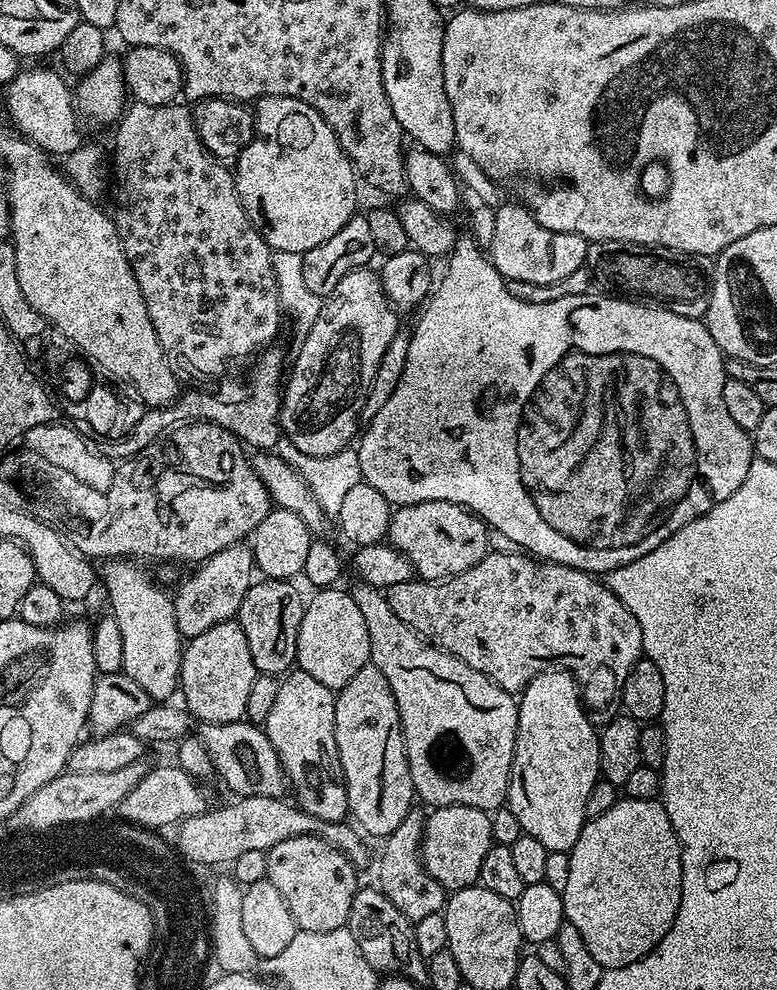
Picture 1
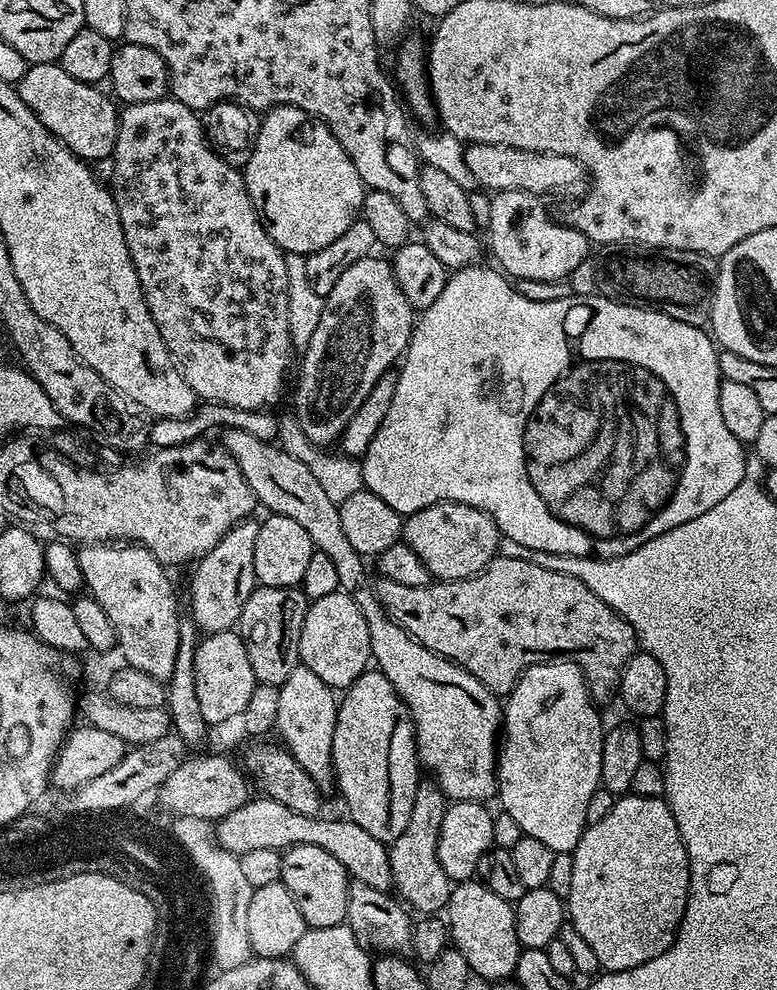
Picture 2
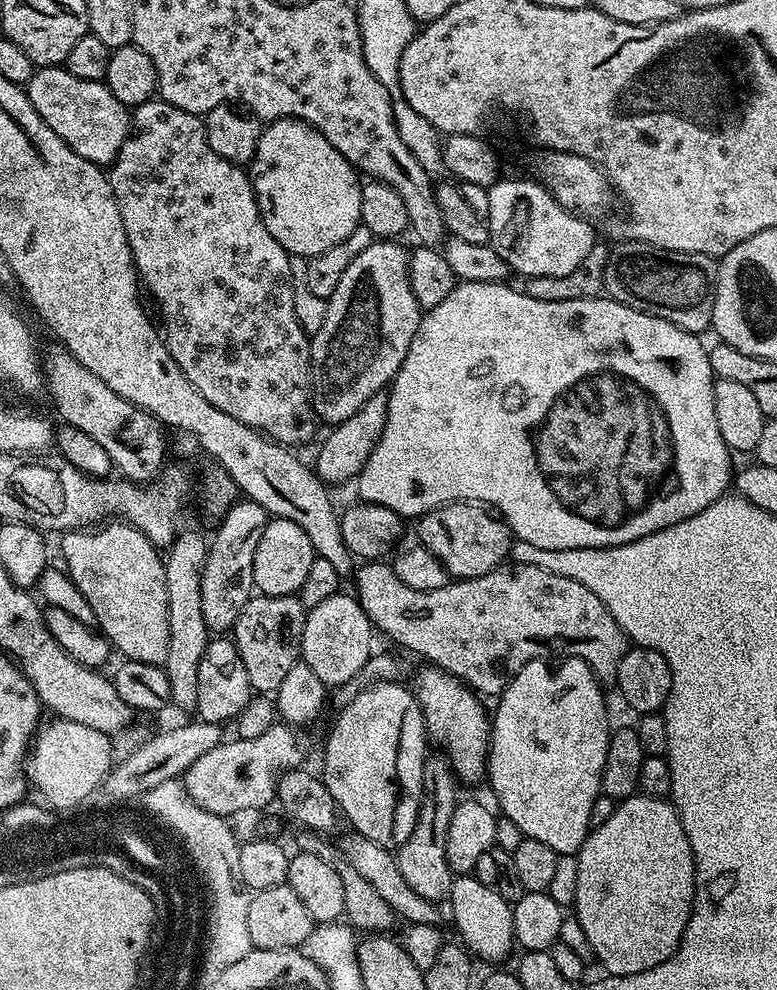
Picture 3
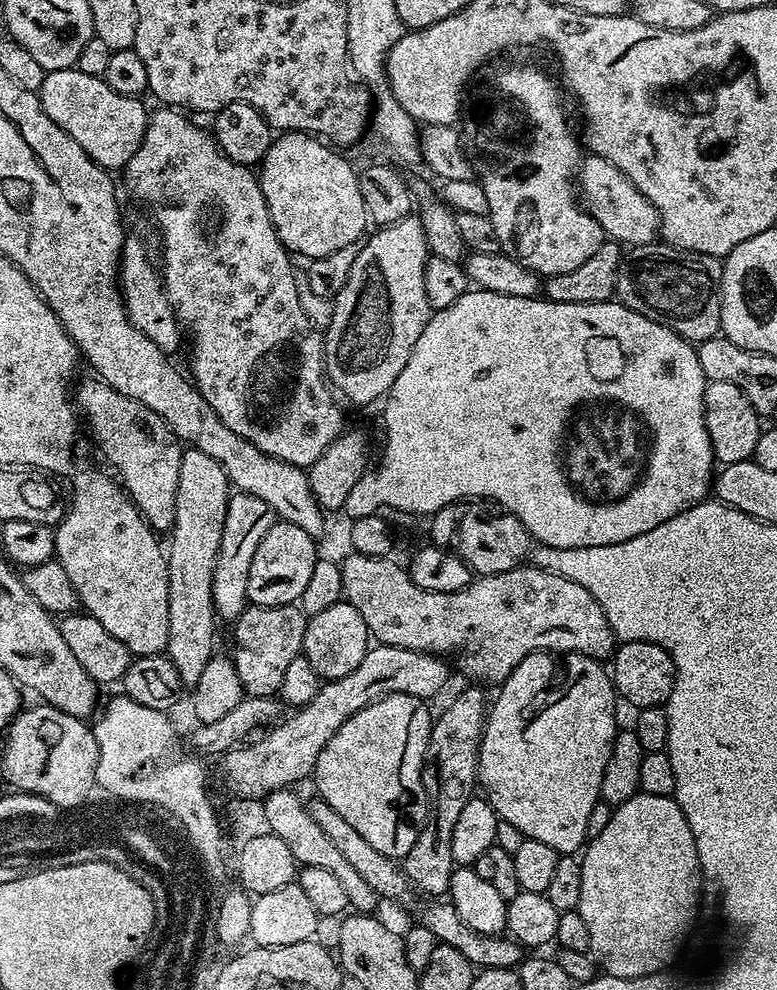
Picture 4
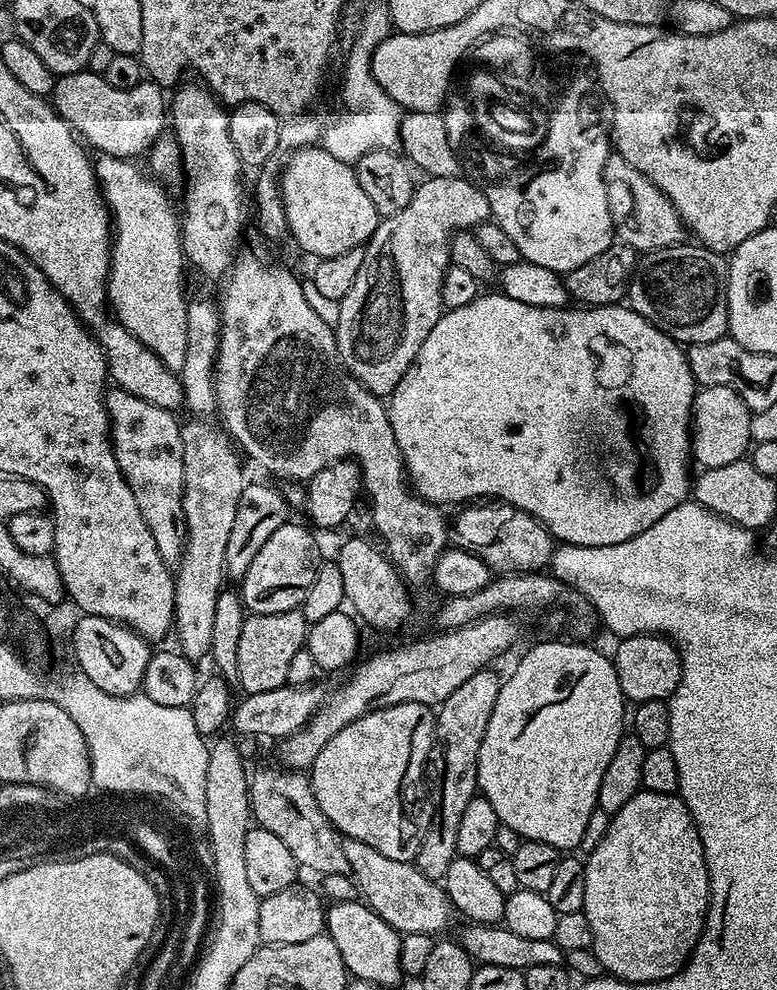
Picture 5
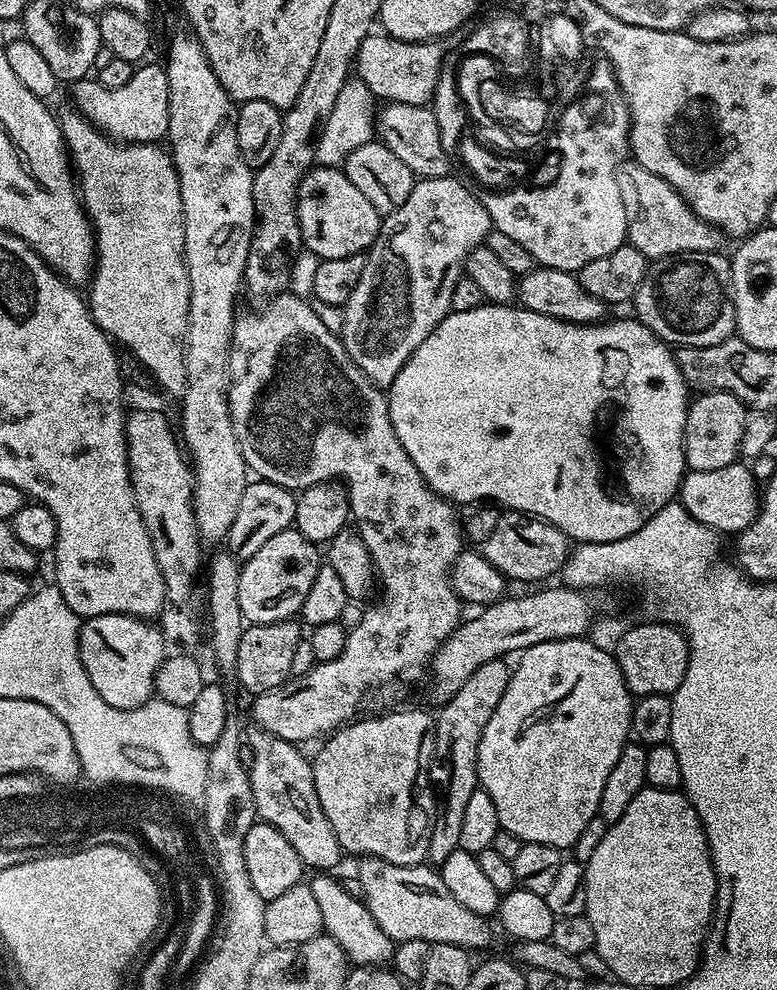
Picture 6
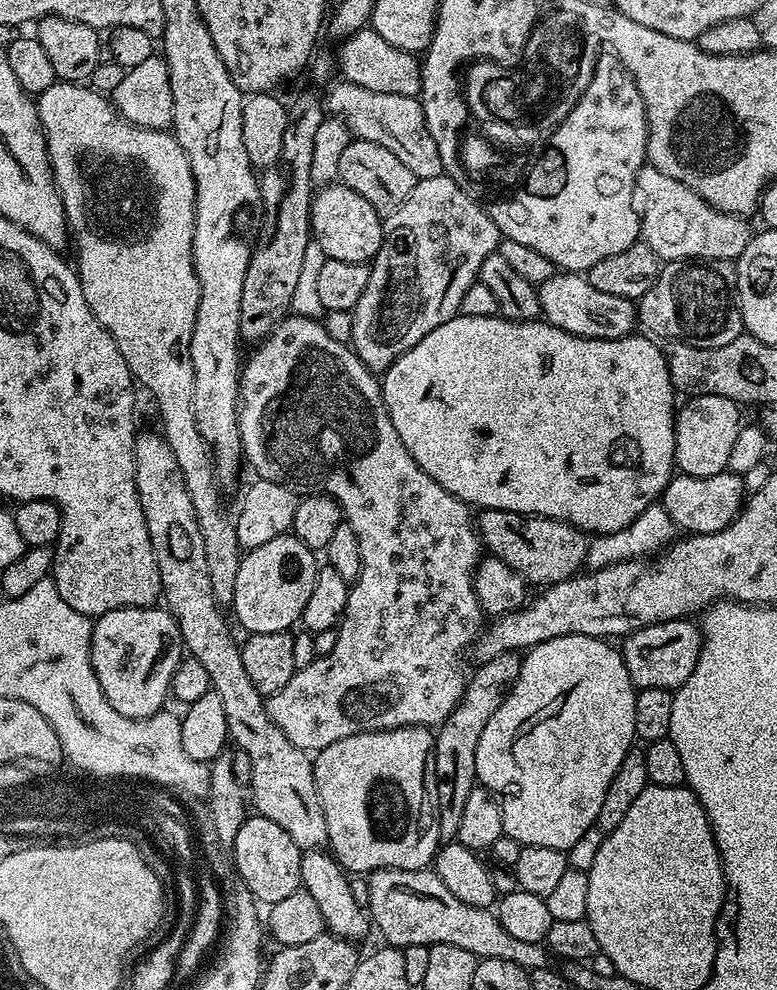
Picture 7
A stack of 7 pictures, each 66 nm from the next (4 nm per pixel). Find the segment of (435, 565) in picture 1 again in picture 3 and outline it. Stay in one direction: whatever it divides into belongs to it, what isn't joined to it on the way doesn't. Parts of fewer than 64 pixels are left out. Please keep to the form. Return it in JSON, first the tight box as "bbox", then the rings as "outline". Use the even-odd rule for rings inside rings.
{"bbox":[416,502,514,580],"outline":[[[475,502],[444,504],[419,517],[417,524],[420,524],[416,528],[420,535],[417,536],[418,543],[430,550],[430,554],[434,554],[442,566],[446,566],[449,577],[452,578],[469,580],[499,568],[509,559],[508,551],[514,545],[512,531],[503,519]]]}

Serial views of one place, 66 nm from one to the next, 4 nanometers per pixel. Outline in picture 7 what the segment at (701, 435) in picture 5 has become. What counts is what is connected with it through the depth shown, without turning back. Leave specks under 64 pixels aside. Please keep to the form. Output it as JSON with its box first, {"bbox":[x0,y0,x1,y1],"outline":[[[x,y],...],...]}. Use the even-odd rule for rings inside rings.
{"bbox":[674,396,742,476],"outline":[[[694,396],[683,401],[676,409],[676,429],[674,430],[675,467],[686,476],[709,476],[725,471],[730,458],[730,450],[734,446],[734,438],[738,438],[738,430],[742,427],[740,420],[741,405],[725,396]]]}

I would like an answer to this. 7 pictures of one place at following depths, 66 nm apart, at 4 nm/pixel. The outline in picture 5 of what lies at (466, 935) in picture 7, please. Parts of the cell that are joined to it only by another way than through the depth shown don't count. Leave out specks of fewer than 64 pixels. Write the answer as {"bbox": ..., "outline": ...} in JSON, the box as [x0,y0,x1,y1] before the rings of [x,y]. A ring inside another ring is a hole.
{"bbox":[342,838,454,934],"outline":[[[347,838],[342,839],[342,850],[346,854],[346,862],[350,862],[350,875],[363,903],[373,908],[394,931],[401,934],[440,934],[436,932],[442,931],[448,919],[454,916],[454,909],[448,903],[448,893],[437,881],[426,878],[415,863],[386,858],[386,854],[374,850],[374,846]]]}

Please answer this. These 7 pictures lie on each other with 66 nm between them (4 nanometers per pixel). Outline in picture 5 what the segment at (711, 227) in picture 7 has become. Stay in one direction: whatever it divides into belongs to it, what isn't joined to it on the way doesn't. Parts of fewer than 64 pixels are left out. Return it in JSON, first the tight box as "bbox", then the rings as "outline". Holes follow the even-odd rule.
{"bbox":[604,154,686,254],"outline":[[[609,154],[604,163],[604,185],[606,198],[612,211],[614,228],[617,233],[624,232],[622,242],[637,254],[672,248],[685,239],[686,229],[674,206],[654,182],[650,182],[626,158]]]}

